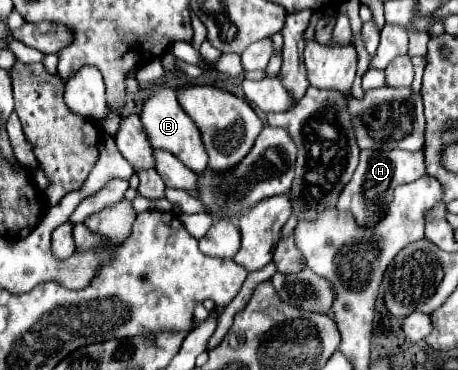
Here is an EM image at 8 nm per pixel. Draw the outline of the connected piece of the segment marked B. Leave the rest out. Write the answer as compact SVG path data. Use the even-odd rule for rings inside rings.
M162 88L160 92L156 92L152 98L148 98L144 102L144 108L142 108L142 116L140 116L146 132L148 132L148 138L150 138L150 144L158 150L166 150L170 154L174 154L182 164L186 164L190 170L194 170L196 174L204 172L208 168L208 154L206 154L206 148L204 148L204 142L202 142L202 136L198 132L198 126L190 120L190 116L182 110L182 106L178 104L176 100L176 94L174 90L168 90L168 88Z

